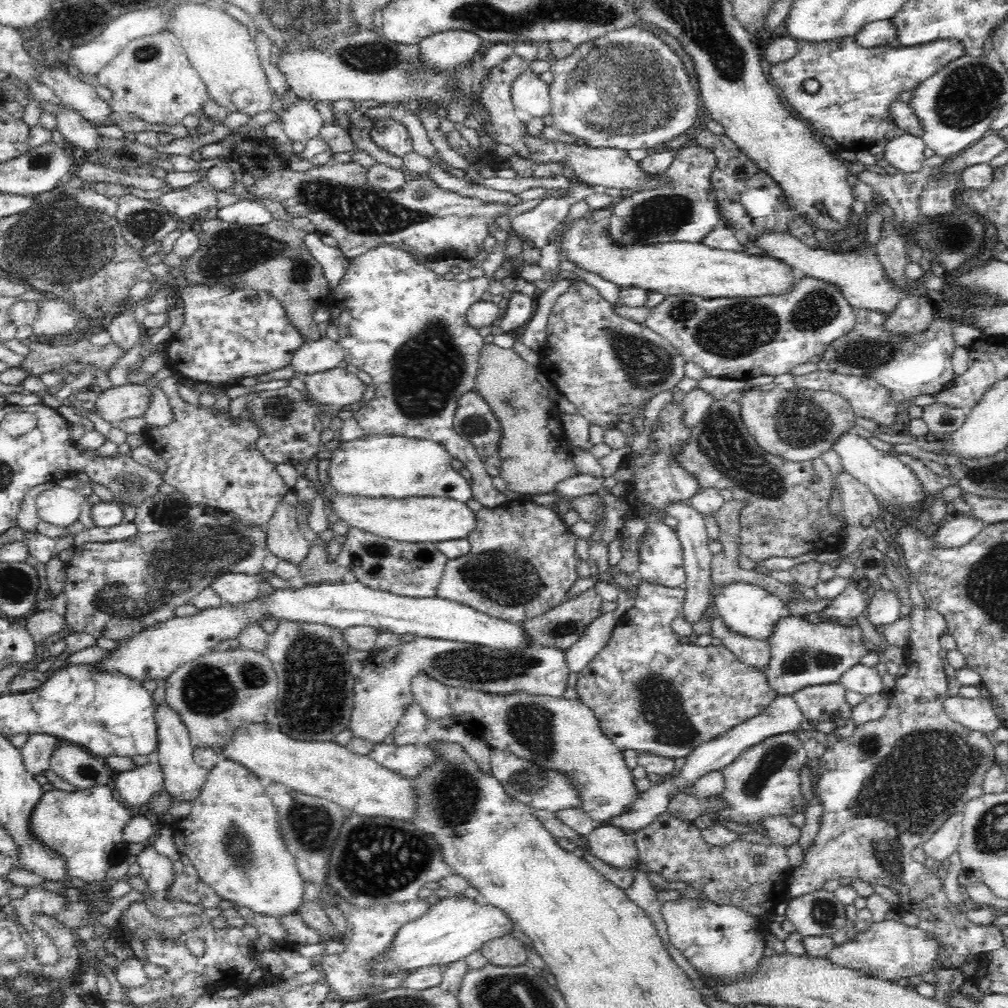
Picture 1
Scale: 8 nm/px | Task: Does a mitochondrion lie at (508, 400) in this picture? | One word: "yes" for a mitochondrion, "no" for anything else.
yes

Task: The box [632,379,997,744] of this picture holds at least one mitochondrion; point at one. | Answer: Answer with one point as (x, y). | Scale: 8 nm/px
(721, 440)

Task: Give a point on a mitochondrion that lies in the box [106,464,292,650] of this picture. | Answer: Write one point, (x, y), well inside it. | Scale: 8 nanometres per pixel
(167, 512)

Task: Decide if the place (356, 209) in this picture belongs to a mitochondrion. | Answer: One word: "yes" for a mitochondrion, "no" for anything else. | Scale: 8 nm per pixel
yes

